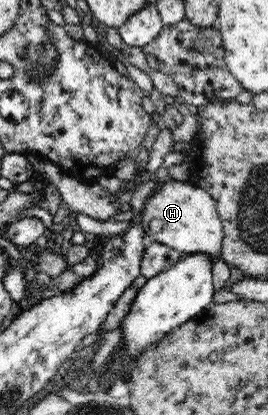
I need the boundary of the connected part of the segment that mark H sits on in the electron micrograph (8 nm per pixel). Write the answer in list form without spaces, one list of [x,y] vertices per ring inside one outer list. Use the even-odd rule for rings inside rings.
[[[168,180],[160,192],[150,195],[144,203],[141,225],[144,234],[182,254],[205,254],[216,259],[224,238],[223,224],[216,203],[203,188],[186,182]]]

